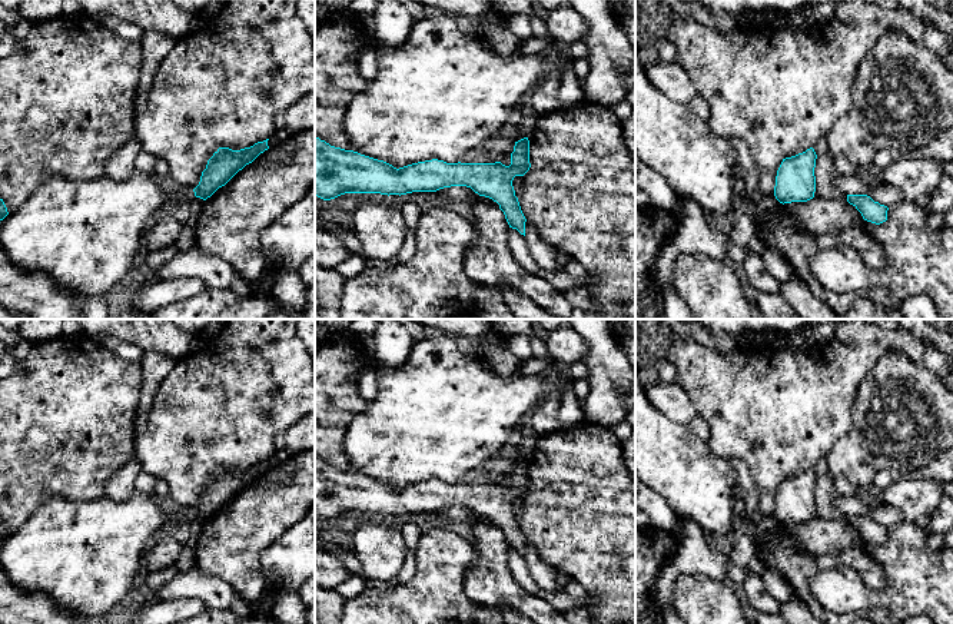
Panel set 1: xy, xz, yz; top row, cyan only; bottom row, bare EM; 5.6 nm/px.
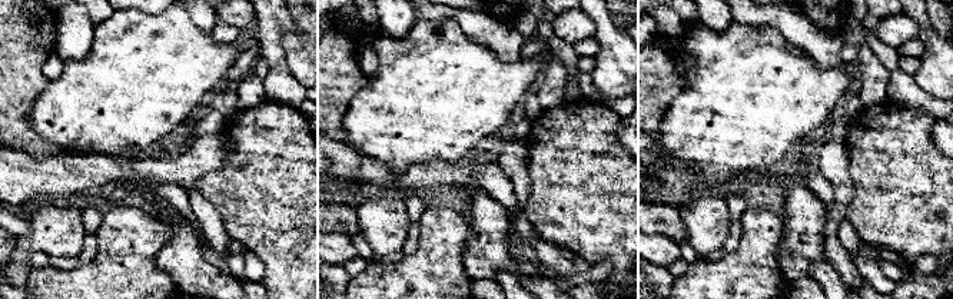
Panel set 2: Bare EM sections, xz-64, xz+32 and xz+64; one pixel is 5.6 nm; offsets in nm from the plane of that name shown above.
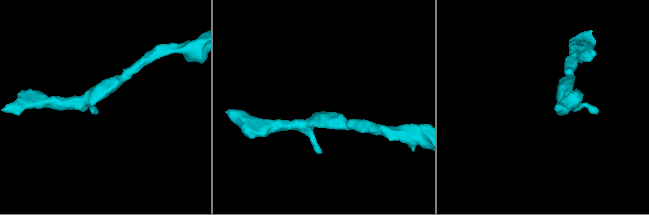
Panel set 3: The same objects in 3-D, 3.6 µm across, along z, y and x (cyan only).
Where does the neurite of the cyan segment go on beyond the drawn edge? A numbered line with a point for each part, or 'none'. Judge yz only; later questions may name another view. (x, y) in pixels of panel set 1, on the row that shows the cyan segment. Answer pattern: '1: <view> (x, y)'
none

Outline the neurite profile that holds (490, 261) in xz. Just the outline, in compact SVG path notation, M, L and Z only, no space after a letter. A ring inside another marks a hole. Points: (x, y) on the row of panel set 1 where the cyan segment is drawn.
M474 198L472 202L471 223L476 230L476 240L464 259L466 276L495 288L507 285L558 319L570 319L574 306L564 292L548 281L525 272L514 259L508 245L509 225L504 212L485 203L481 198Z

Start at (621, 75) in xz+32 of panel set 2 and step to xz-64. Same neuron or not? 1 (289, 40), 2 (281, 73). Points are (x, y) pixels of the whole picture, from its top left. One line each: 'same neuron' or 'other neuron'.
1: other neuron
2: same neuron

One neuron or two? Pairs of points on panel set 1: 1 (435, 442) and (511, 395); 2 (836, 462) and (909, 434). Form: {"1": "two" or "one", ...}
{"1": "one", "2": "one"}

